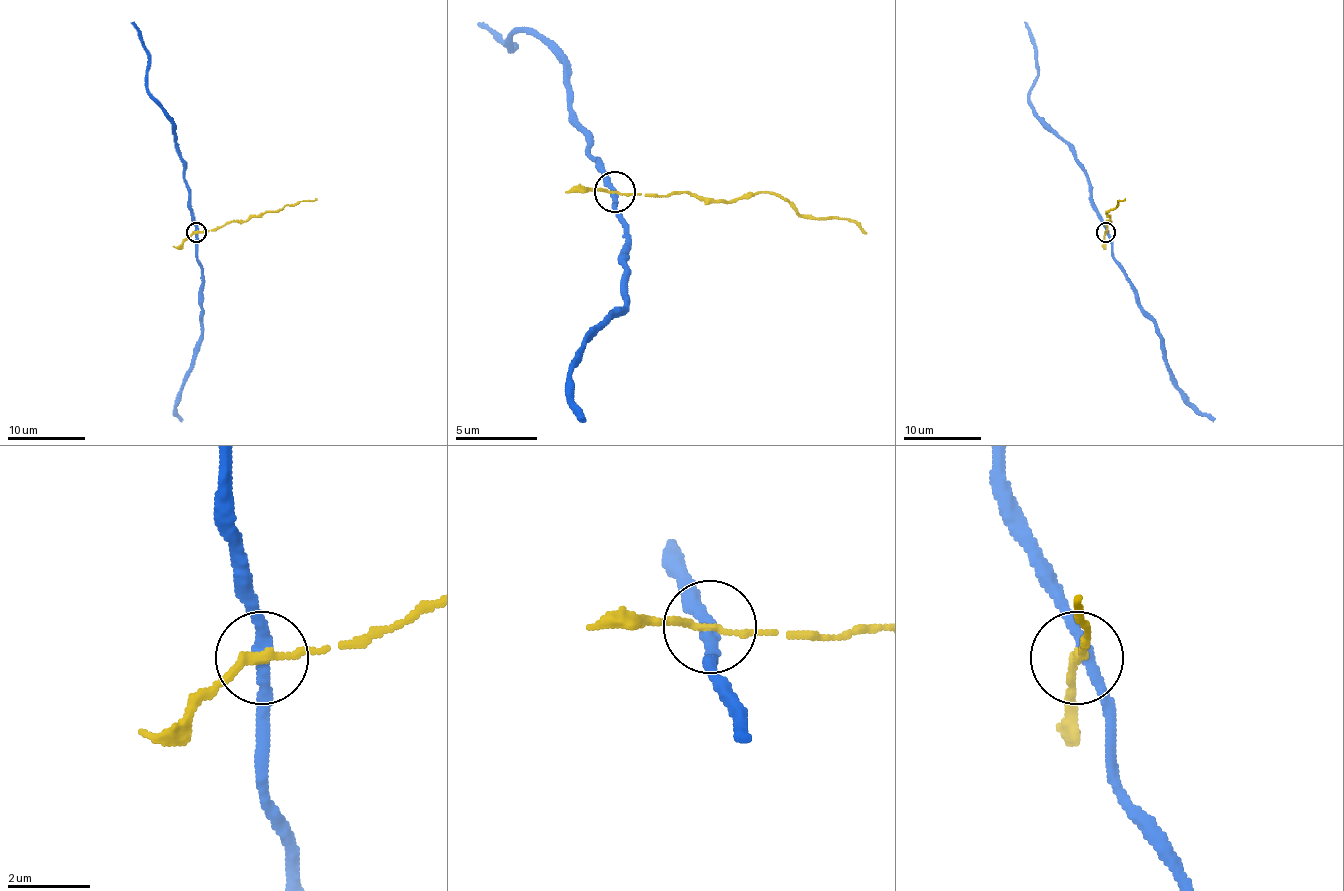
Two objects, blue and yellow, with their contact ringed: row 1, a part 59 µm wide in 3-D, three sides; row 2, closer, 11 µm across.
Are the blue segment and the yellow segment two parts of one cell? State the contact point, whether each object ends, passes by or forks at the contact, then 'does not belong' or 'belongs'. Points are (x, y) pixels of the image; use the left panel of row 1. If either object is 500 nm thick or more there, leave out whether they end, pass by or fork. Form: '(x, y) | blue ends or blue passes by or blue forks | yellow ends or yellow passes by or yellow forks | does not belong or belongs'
(196, 232) | blue passes by | yellow passes by | does not belong

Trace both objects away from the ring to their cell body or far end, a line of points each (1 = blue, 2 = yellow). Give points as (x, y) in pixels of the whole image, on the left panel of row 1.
1: (197, 232), (189, 206), (185, 165), (175, 142), (175, 124), (148, 89), (148, 50), (134, 21)
2: (197, 232), (216, 230), (230, 222), (316, 199)

